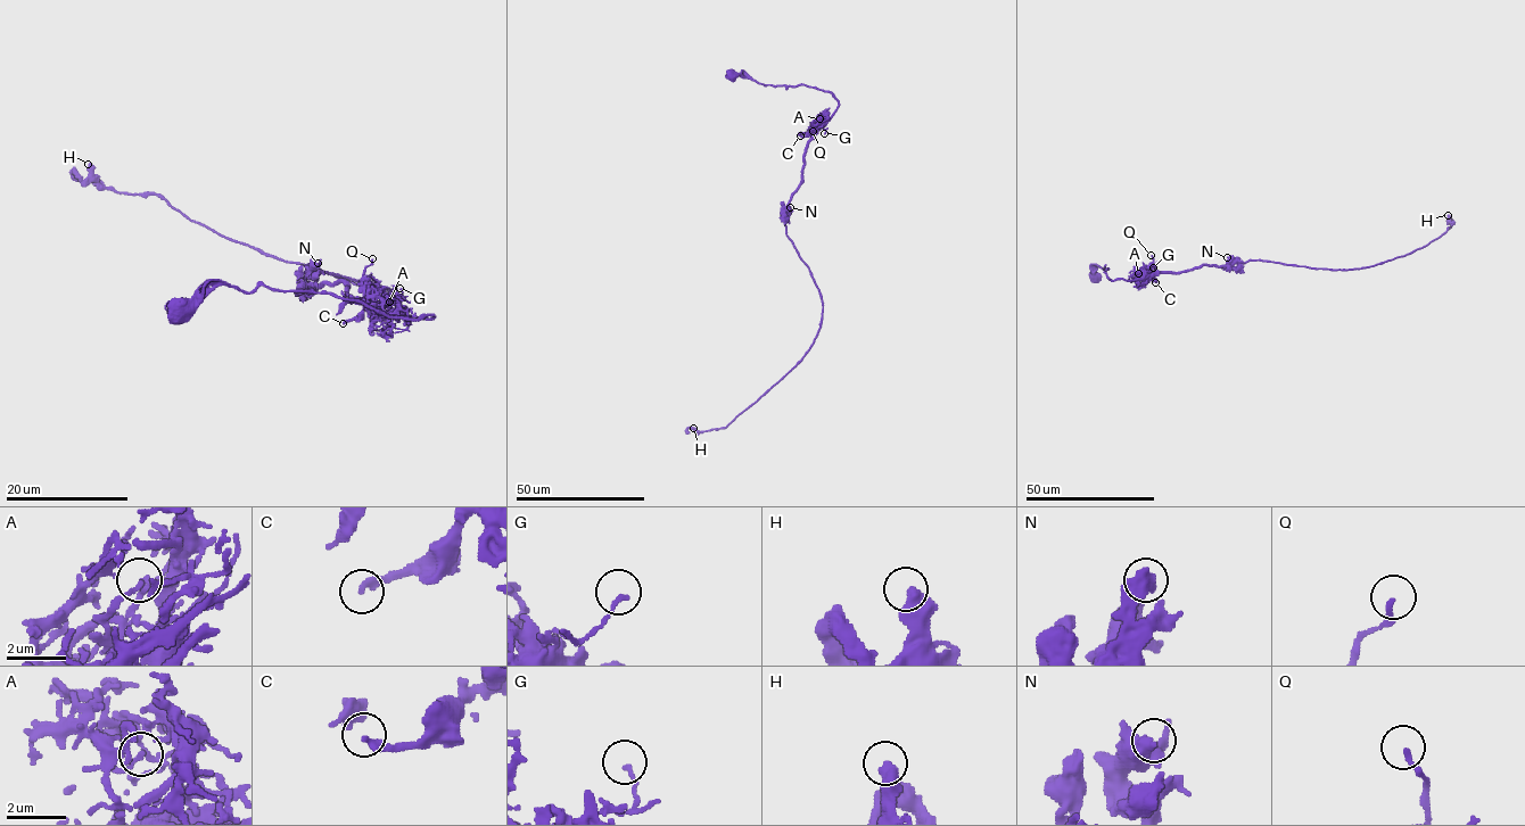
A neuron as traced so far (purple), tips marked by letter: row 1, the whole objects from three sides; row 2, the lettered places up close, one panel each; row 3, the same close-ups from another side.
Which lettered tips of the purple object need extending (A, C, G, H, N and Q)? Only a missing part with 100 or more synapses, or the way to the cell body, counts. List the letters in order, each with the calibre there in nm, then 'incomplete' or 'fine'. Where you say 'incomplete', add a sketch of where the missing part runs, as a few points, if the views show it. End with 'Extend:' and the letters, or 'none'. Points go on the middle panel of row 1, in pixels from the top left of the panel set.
A: 130 nm thick; fine
C: 260 nm thick; fine
G: 130 nm thick; fine
H: 550 nm thick; fine
N: 400 nm thick; fine
Q: 190 nm thick; fine
Extend: none

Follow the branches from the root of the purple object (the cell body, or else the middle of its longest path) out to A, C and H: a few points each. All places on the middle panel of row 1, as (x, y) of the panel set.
A: (733, 75), (765, 84), (805, 84), (830, 91), (838, 108), (827, 120), (818, 123), (819, 118)
C: (733, 75), (741, 74), (765, 84), (805, 84), (830, 91), (838, 102), (837, 110), (829, 121), (800, 135)
H: (733, 75), (814, 87), (838, 102), (807, 145), (783, 214), (822, 320), (804, 357), (726, 427), (693, 428)

